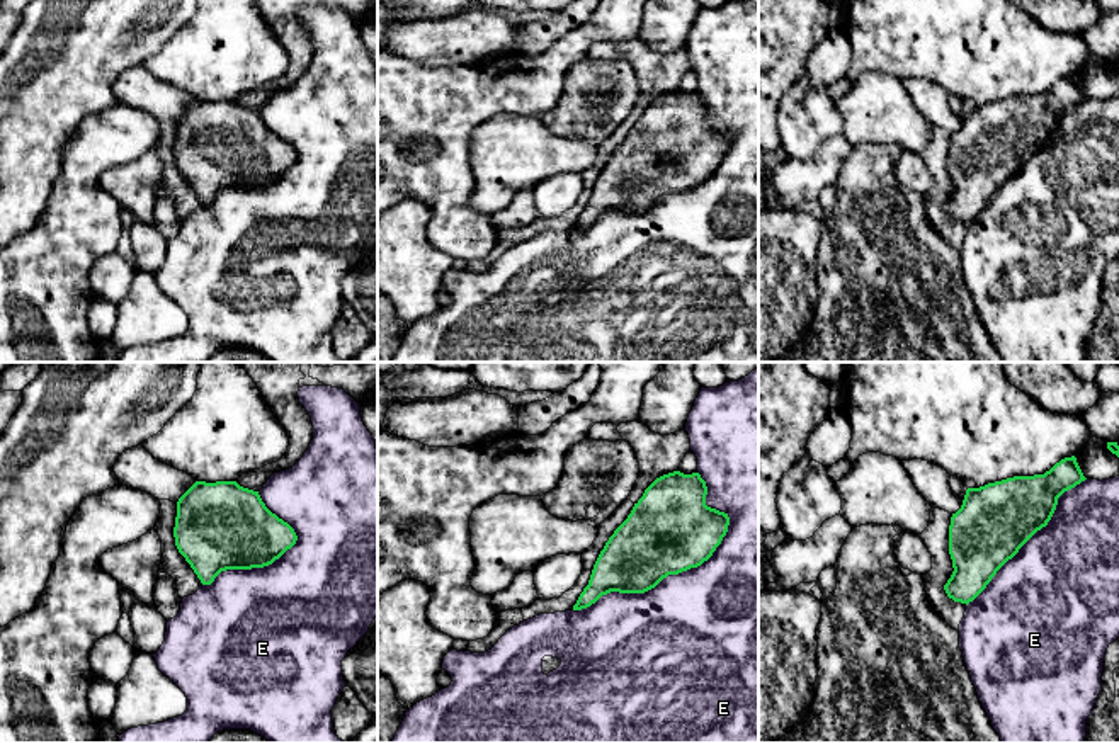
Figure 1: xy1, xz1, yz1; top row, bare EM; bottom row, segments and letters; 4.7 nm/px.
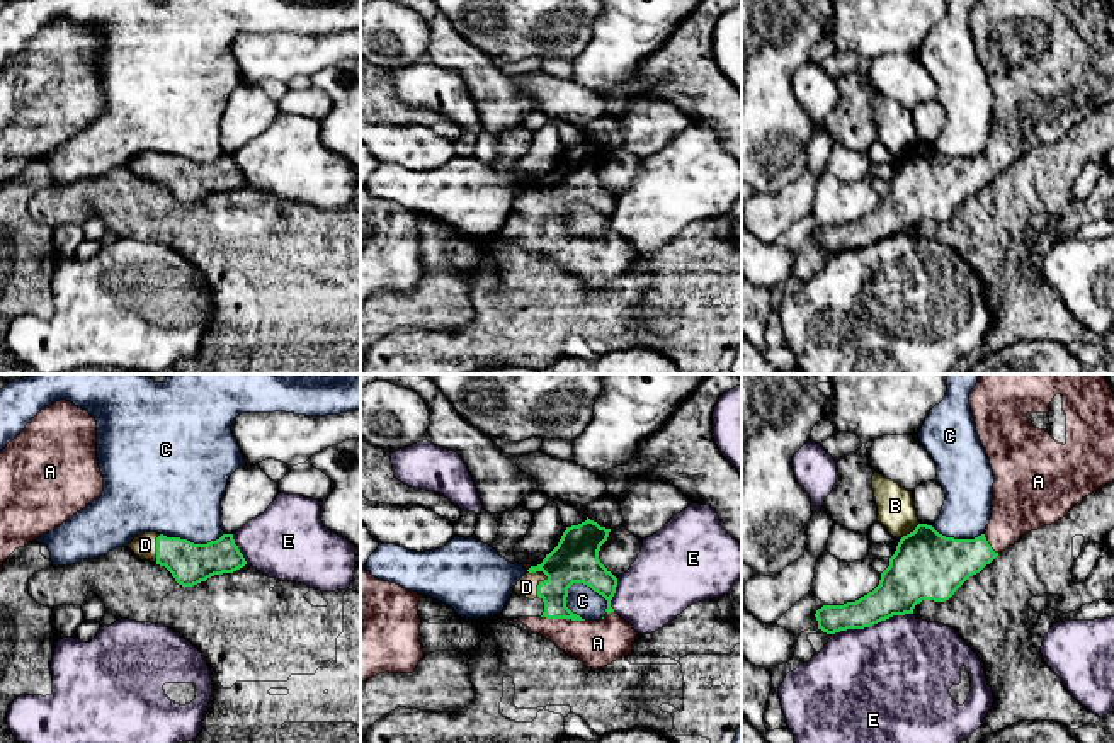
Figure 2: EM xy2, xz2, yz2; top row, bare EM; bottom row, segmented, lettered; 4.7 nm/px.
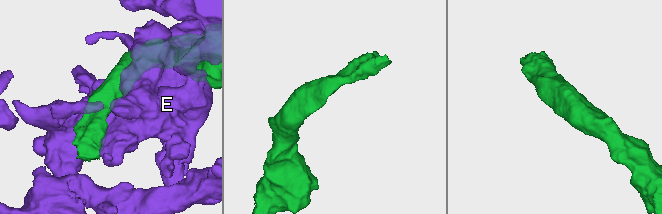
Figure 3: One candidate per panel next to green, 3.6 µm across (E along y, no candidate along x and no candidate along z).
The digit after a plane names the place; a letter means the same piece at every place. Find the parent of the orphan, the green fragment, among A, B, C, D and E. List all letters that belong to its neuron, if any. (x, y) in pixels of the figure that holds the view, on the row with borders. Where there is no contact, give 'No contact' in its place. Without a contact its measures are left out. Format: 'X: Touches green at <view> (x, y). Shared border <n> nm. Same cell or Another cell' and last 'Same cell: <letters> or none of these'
A: Touches green at xz2 (563, 618). Shared border 200 nm. Same cell
B: Touches green at yz2 (910, 533). Shared border 120 nm. Another cell
C: Touches green at xz2 (592, 589). Shared border 240 nm. Another cell
D: Touches green at xz2 (545, 573). Shared border 160 nm. Same cell
E: Touches green at xz1 (687, 568). Shared border 900 nm. Another cell
Same cell: A, D

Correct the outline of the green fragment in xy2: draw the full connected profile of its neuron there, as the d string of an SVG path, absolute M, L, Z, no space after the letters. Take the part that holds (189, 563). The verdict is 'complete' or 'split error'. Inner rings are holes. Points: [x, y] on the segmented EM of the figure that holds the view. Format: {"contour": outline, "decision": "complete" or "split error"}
{"contour": "M145 532L136 536L128 547L141 559L165 566L182 587L194 587L247 564L233 534L223 534L207 544L194 544L180 537Z", "decision": "split error"}

